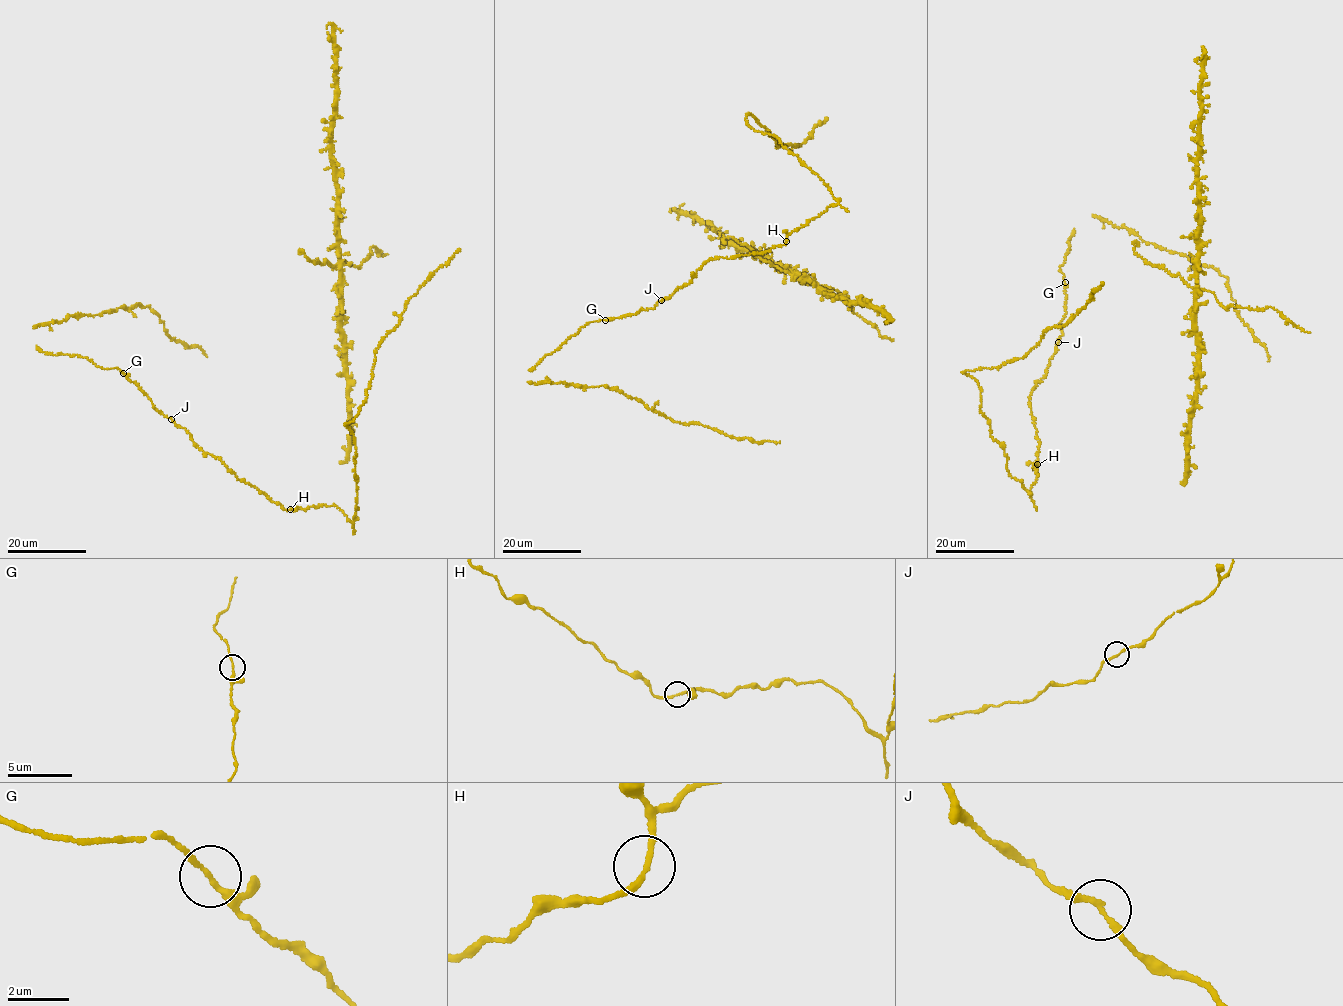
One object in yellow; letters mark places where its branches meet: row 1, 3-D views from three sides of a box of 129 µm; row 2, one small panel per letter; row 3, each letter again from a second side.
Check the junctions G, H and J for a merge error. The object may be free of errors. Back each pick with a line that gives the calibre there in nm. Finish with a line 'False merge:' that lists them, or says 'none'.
False merge: none

